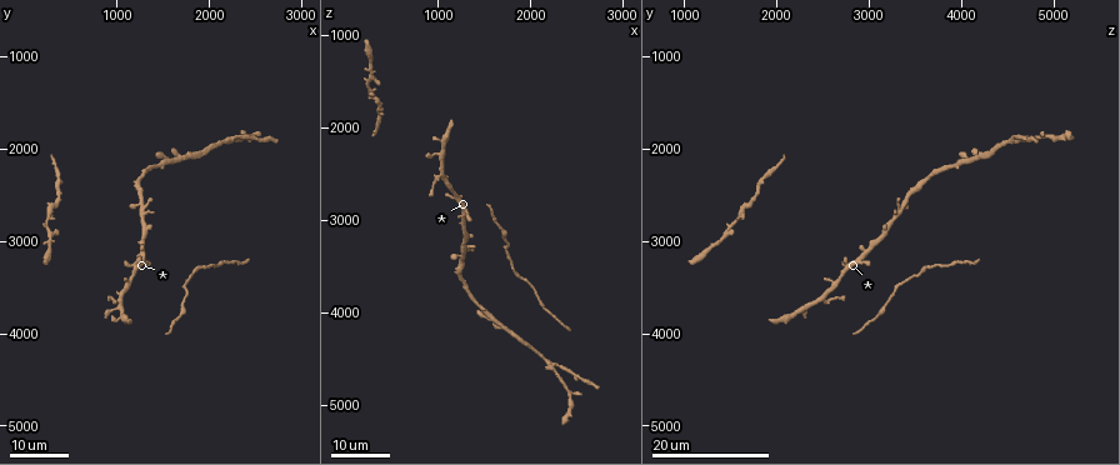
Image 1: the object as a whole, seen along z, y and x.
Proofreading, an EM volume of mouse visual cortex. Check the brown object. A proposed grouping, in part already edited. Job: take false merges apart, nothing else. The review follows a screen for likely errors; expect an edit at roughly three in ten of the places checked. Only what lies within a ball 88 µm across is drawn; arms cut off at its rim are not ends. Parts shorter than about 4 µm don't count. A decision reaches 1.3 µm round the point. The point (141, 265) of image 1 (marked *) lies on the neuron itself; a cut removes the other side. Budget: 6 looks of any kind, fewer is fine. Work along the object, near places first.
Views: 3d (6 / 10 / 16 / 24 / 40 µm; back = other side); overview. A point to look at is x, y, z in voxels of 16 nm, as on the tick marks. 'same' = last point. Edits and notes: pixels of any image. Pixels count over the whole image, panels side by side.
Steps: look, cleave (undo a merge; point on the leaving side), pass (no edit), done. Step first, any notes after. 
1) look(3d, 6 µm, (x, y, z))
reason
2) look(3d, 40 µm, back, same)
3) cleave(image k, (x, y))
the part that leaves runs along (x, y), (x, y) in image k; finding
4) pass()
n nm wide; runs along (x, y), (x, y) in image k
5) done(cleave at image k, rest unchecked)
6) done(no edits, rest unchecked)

look(3d, 24 µm, (250, 2950, 1400))
two arms in line, one across

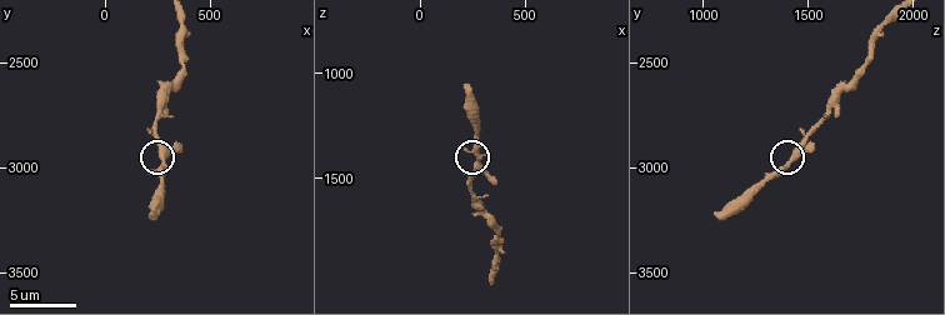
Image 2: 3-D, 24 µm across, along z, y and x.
look(3d, 10 µm, (280, 2920, 1450))

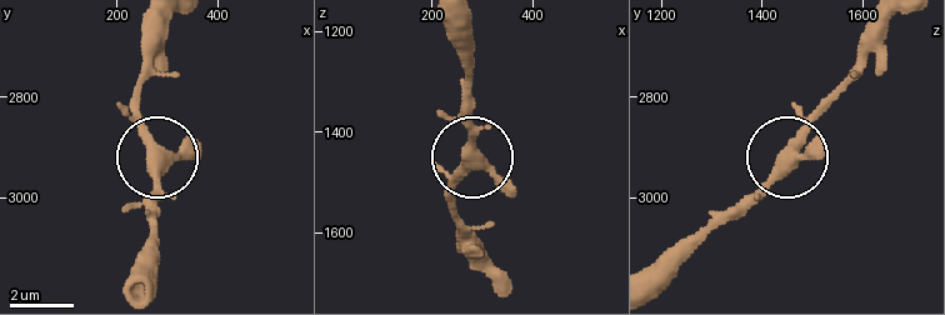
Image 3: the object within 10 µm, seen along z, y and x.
pass()
3 arms; all the same neuron

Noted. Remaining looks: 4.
look(3d, 16 µm, (1300, 3200, 2900))
branch point

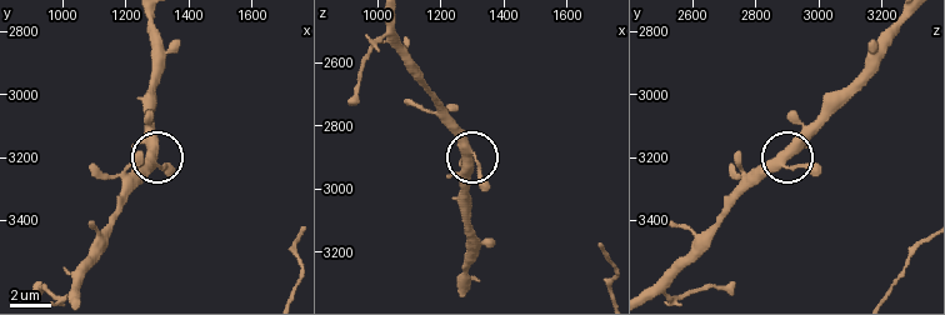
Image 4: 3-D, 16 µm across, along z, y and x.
look(3d, 10 µm, (1290, 3220, 2900))

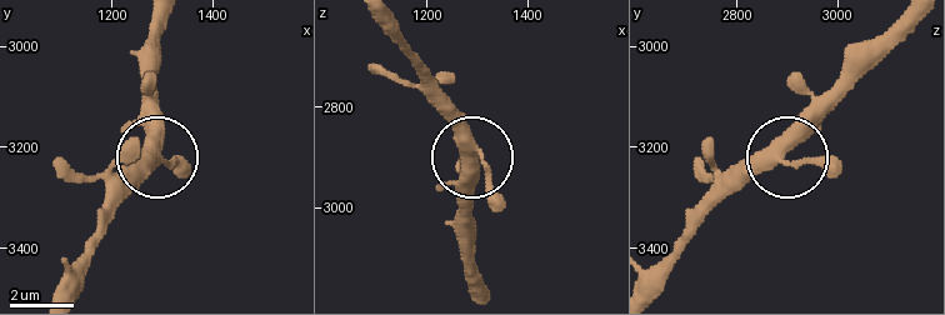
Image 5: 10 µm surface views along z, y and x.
look(3d, 6 µm, (1295, 3215, 2900))

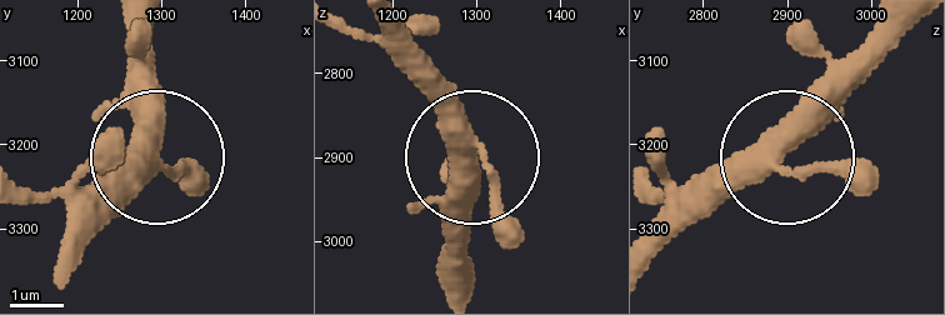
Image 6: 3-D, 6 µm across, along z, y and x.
pass()
3 arms; runs along (729, 191), (779, 165), (895, 48) in image 6; one neuron here

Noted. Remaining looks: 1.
done(no edits, rest unchecked)

